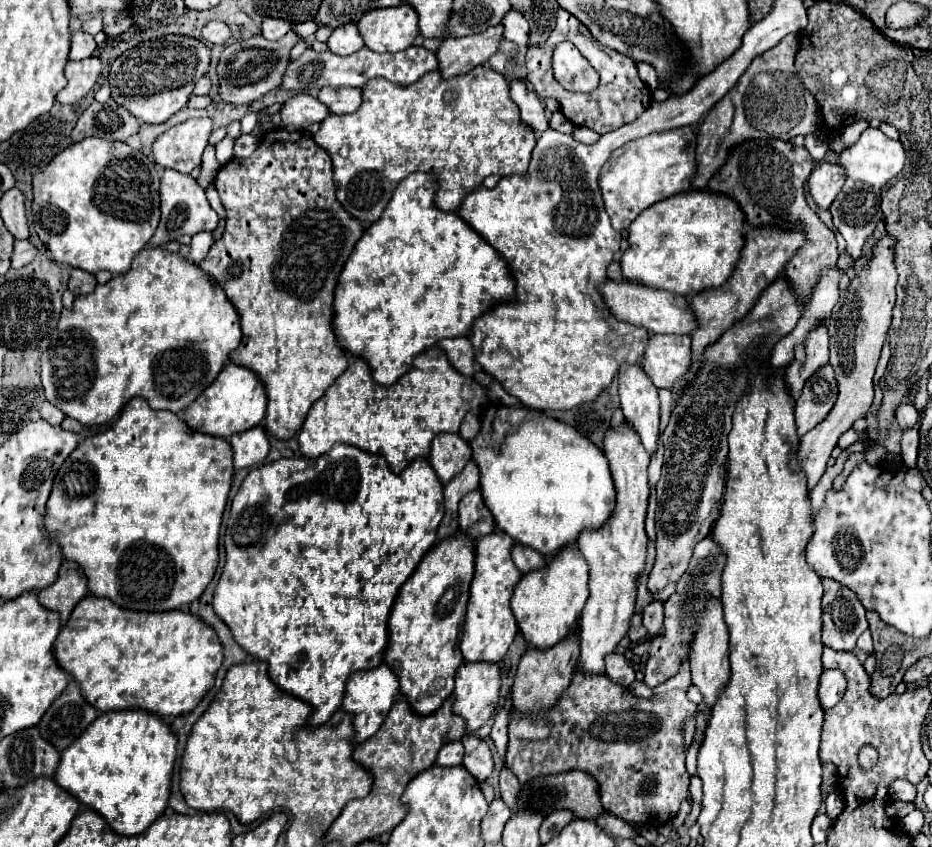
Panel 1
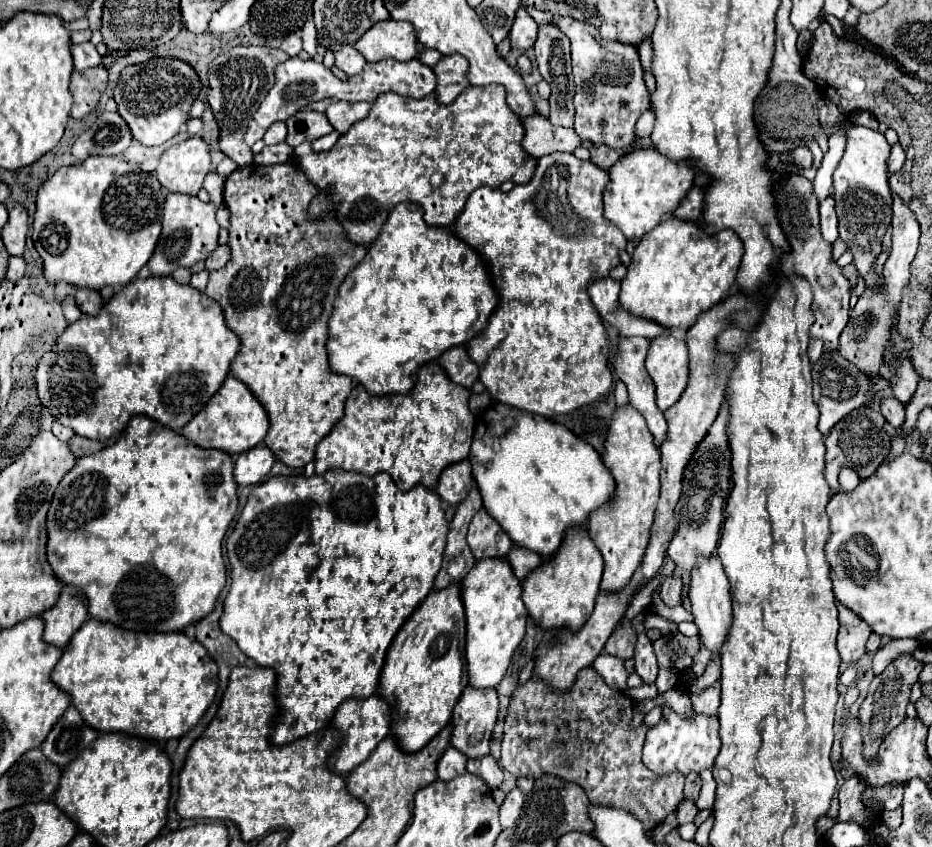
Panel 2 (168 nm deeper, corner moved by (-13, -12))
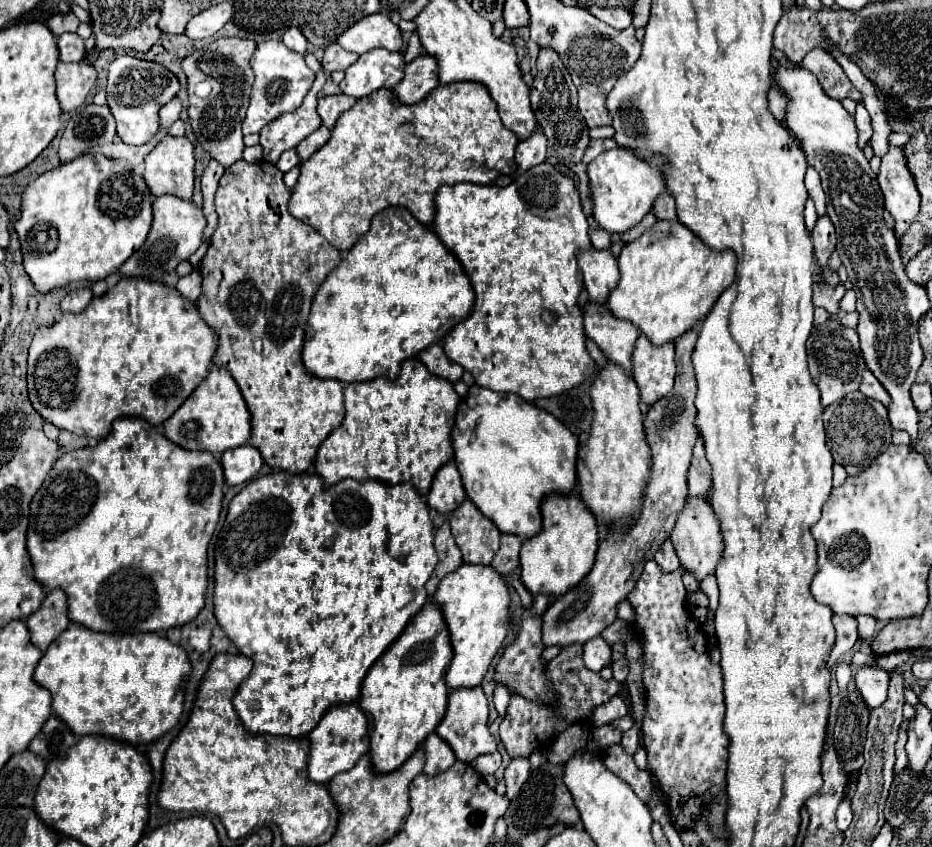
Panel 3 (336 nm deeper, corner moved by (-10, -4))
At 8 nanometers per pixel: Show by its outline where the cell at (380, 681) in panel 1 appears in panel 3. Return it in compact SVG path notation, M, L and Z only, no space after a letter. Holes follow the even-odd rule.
M357 701L353 703L339 703L329 707L329 711L321 717L319 725L309 733L311 753L309 753L309 779L315 783L329 783L341 771L347 771L359 761L363 753L369 751L369 723L367 715L359 707Z

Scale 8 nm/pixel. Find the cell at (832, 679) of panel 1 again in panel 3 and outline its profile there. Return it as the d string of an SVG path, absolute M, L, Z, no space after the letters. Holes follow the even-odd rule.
M861 667L853 675L853 681L855 681L855 687L861 693L863 701L871 709L879 707L887 699L887 683L889 683L887 671L879 669L879 667Z

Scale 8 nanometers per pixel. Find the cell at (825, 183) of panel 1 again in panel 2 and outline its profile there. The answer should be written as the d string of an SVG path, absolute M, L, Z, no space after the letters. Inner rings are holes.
M828 197L820 203L820 231L826 243L834 243L838 239L838 219L834 213L834 199Z

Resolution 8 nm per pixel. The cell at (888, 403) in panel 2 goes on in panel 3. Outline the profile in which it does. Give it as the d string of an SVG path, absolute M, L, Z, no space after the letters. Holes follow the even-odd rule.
M869 369L863 371L863 379L861 379L861 387L859 387L859 391L861 391L863 395L867 395L867 397L879 401L879 403L883 403L885 407L889 407L889 403L891 403L891 397L885 393L883 385L875 379L875 375L873 375Z

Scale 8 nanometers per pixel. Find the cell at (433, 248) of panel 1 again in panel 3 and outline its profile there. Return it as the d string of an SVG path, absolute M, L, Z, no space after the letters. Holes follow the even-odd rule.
M387 207L381 213L377 213L371 221L371 229L347 251L343 253L343 259L339 263L339 267L335 267L329 277L325 279L325 283L319 287L319 293L315 295L315 301L311 305L311 315L309 315L309 323L307 323L307 331L305 331L305 345L303 345L303 365L307 367L307 371L315 377L321 379L339 379L345 383L353 383L353 381L371 381L377 377L387 377L387 379L395 379L399 375L401 363L405 359L417 357L425 347L443 341L443 335L447 335L447 331L451 331L459 321L465 321L471 315L471 305L475 303L475 291L471 289L471 281L469 277L463 273L463 267L459 265L457 257L445 249L443 241L439 239L439 235L415 221L415 217L411 217L411 213L403 207Z

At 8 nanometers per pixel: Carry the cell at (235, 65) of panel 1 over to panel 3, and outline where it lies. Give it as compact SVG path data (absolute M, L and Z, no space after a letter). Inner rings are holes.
M217 39L203 49L193 51L183 61L183 71L187 75L189 85L189 119L193 131L203 145L205 151L211 153L213 159L223 163L225 167L233 165L243 157L243 133L241 123L251 97L251 57L255 53L257 43L251 39Z

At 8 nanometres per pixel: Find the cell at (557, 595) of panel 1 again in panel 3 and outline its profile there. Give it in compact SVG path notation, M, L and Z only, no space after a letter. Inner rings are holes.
M549 495L543 501L543 529L521 547L521 581L531 595L561 597L567 589L575 589L591 571L599 547L599 527L591 511L575 495Z

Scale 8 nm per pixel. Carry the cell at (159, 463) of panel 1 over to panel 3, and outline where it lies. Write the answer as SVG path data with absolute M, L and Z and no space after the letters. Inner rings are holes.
M119 417L113 421L111 433L101 439L95 447L83 447L61 455L55 467L45 477L41 489L35 493L29 515L27 549L35 567L35 579L47 589L61 587L69 599L69 619L77 621L95 631L105 633L147 633L147 631L167 631L177 625L193 621L205 605L209 587L209 563L207 549L213 531L219 523L223 501L223 469L219 469L219 459L213 453L191 453L189 449L179 449L179 445L167 441L167 437L151 423L139 417Z

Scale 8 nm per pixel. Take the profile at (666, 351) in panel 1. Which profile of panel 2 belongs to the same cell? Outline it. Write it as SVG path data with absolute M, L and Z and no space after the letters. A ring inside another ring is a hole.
M672 335L654 337L650 341L646 369L656 387L658 407L666 411L670 405L674 405L674 401L678 401L688 381L686 343Z

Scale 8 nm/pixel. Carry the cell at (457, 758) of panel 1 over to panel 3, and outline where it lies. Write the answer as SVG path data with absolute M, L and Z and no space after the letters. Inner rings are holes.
M431 733L425 739L423 749L425 749L425 769L423 771L427 775L439 775L455 763L455 755L451 747L437 733Z

